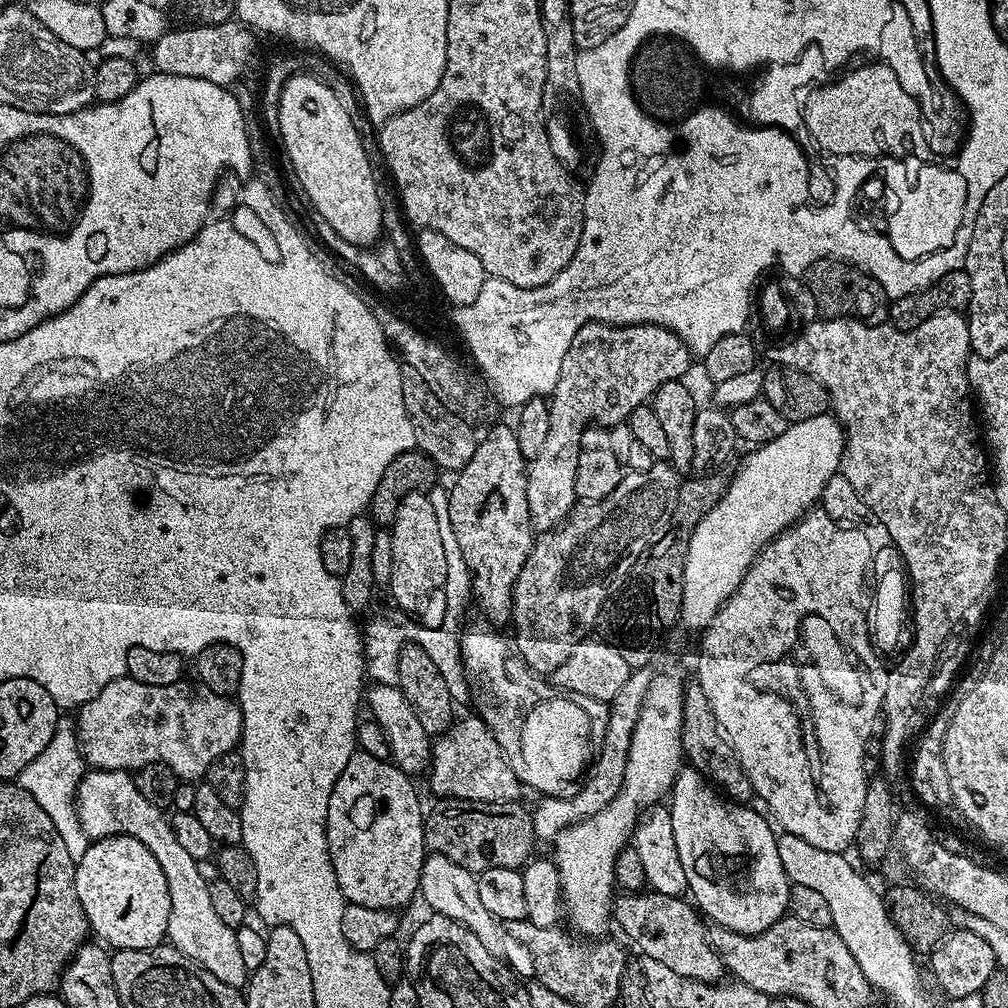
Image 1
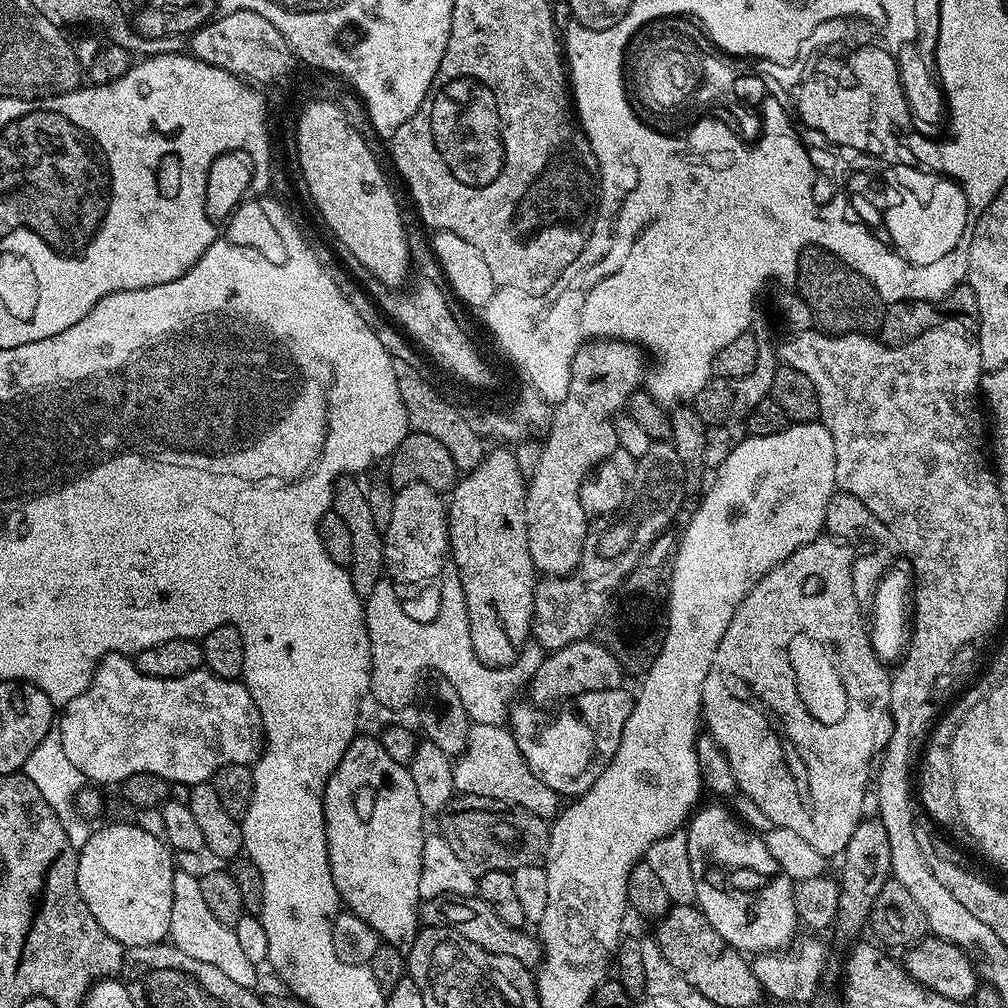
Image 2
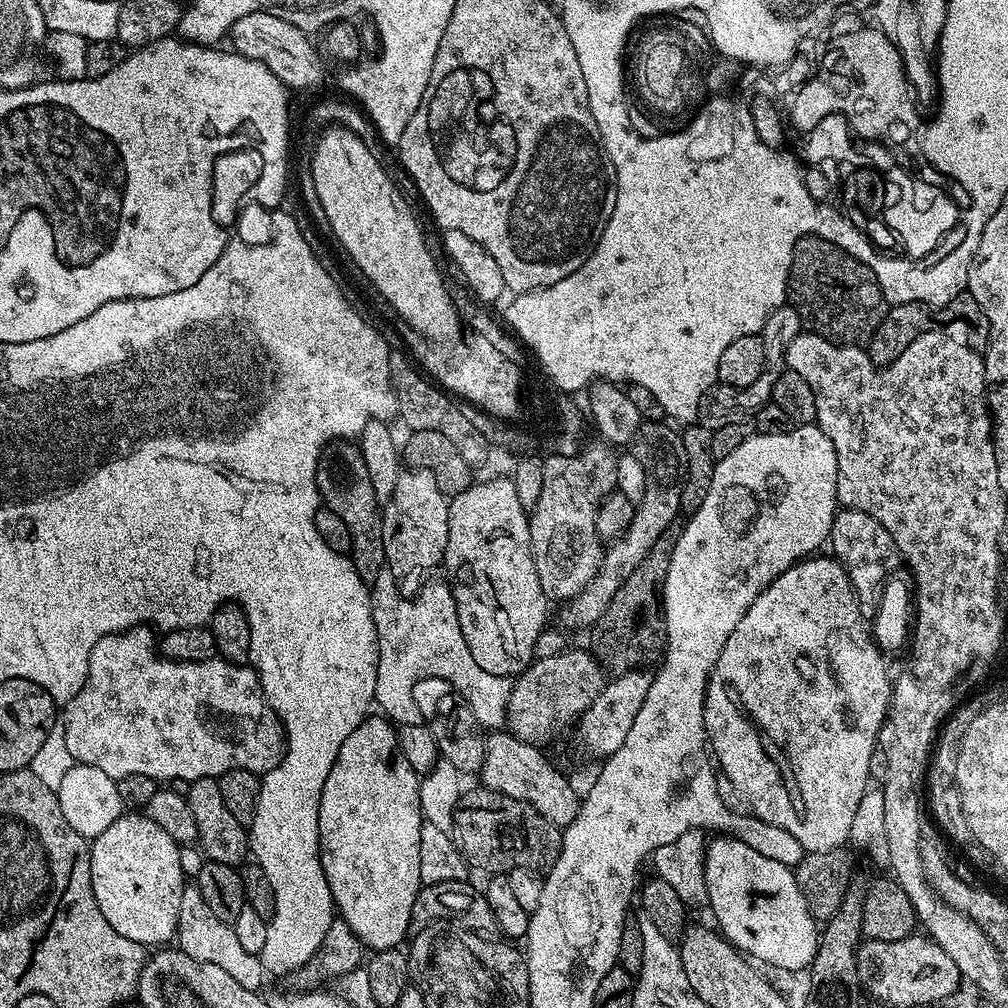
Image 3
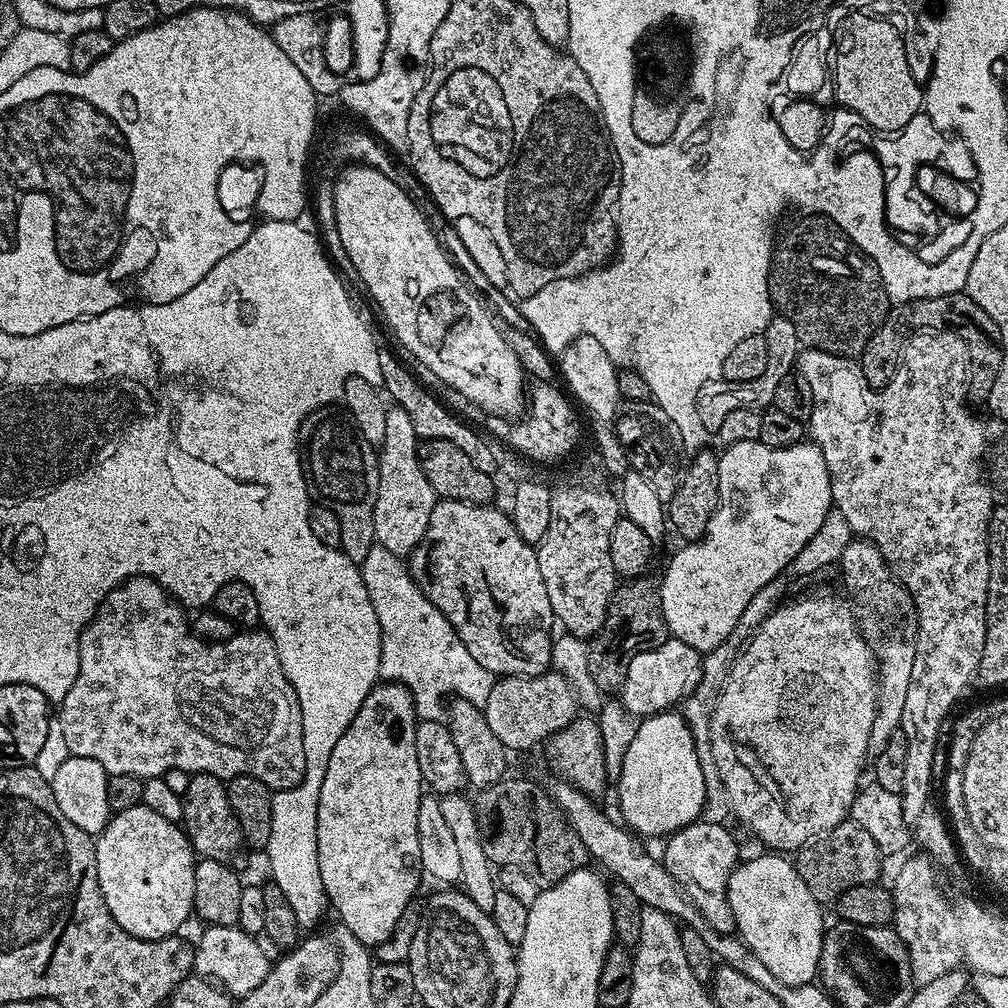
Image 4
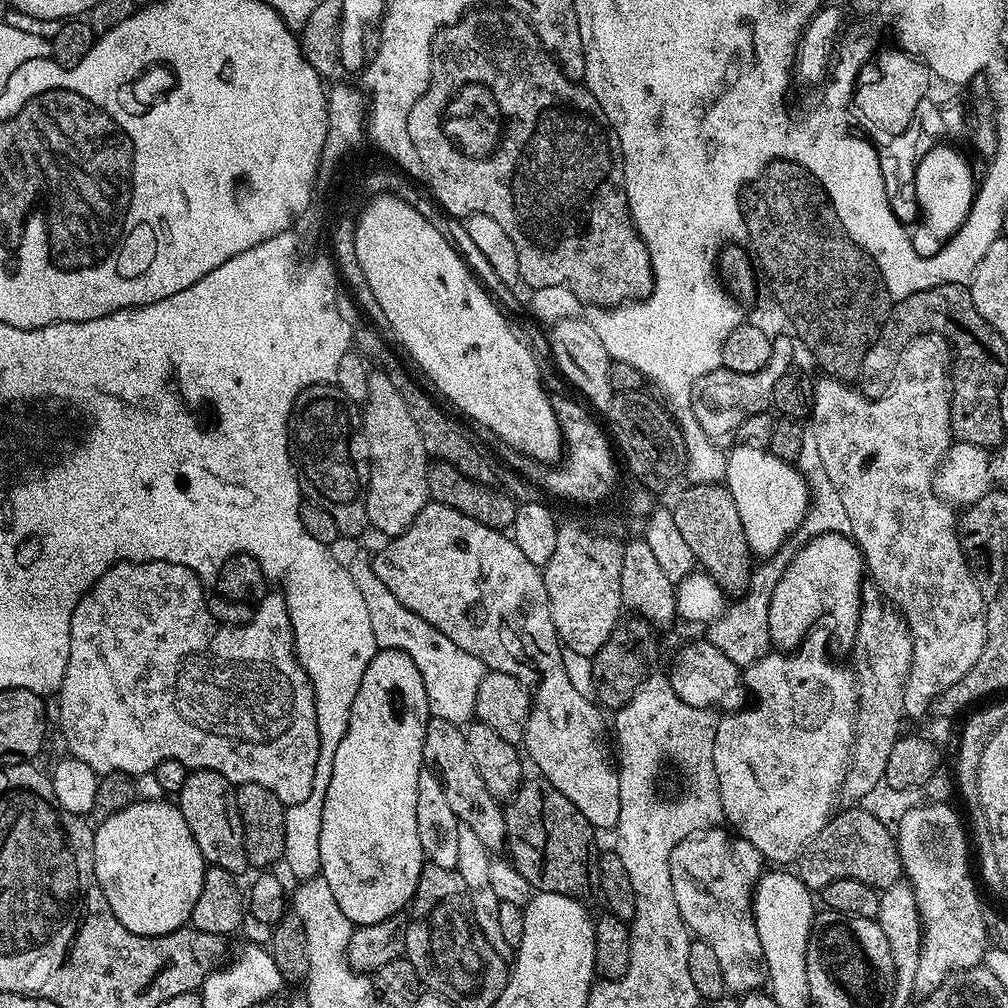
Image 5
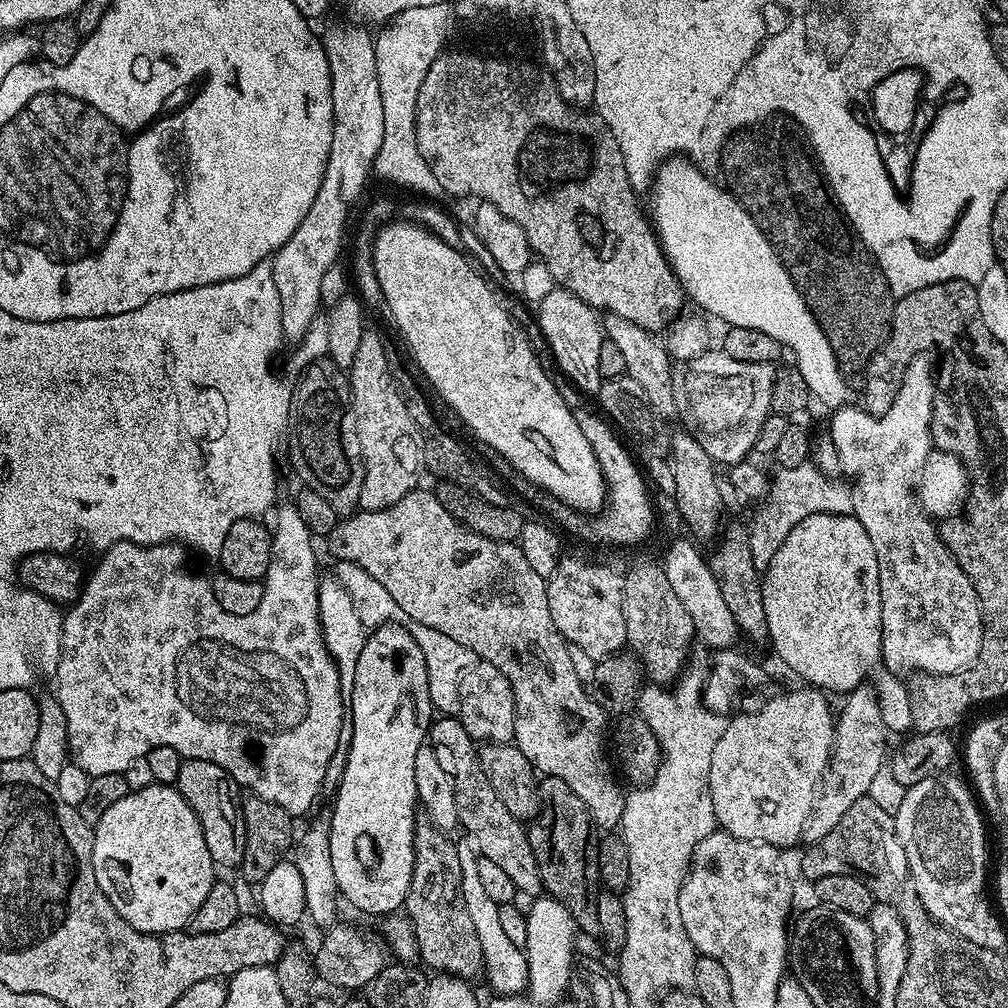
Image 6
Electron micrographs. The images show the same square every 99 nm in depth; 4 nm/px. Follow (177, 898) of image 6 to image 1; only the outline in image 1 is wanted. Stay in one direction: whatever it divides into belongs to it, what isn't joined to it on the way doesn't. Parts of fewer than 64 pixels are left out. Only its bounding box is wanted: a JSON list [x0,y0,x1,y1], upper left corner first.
[76,836,170,950]

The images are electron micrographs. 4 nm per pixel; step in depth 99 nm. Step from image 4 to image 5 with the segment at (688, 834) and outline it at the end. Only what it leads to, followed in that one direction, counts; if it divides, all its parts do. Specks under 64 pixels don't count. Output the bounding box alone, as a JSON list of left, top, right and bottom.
[670,826,766,993]

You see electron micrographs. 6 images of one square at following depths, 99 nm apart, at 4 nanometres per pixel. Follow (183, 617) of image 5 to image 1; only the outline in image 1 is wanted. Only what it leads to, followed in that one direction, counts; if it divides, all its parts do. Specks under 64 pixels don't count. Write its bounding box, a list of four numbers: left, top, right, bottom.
[75,674,242,782]

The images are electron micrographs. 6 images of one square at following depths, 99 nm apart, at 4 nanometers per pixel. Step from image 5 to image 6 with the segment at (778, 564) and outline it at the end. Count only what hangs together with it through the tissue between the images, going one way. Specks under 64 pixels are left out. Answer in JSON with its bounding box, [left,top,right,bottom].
[748,461,853,572]

